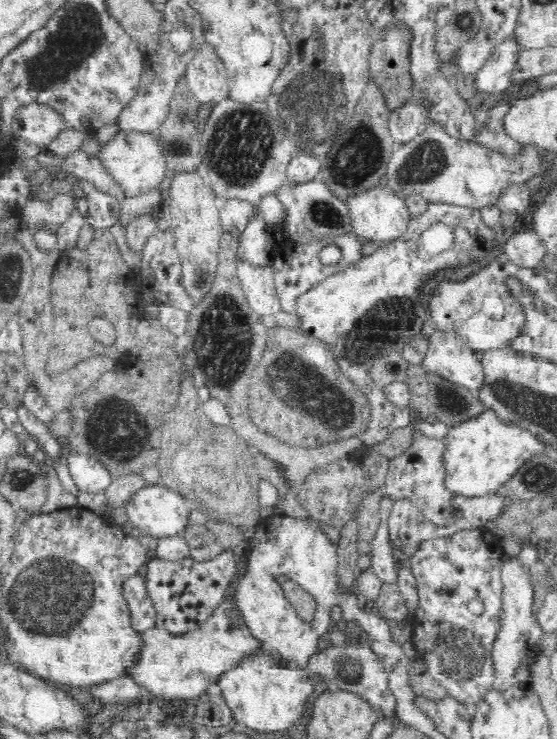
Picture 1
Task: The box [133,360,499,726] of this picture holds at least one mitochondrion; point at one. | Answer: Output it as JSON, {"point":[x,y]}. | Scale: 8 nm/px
{"point":[456,654]}

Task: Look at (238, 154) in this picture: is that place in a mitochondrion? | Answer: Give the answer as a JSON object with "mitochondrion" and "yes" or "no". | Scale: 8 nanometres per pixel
{"mitochondrion":"yes"}

